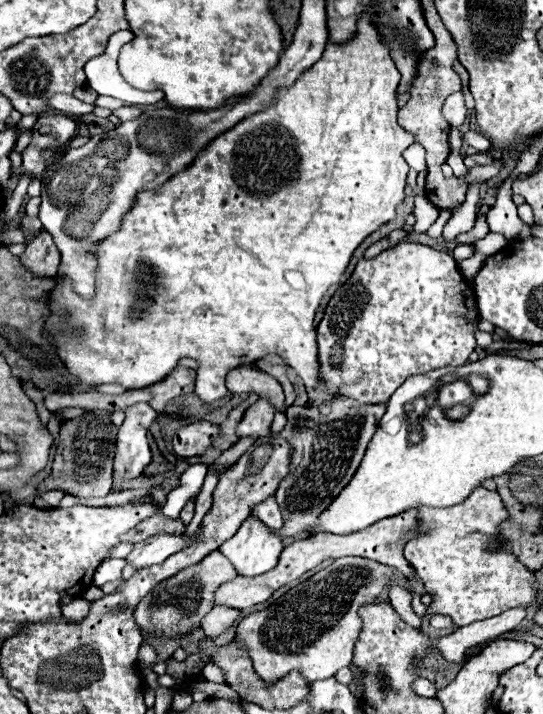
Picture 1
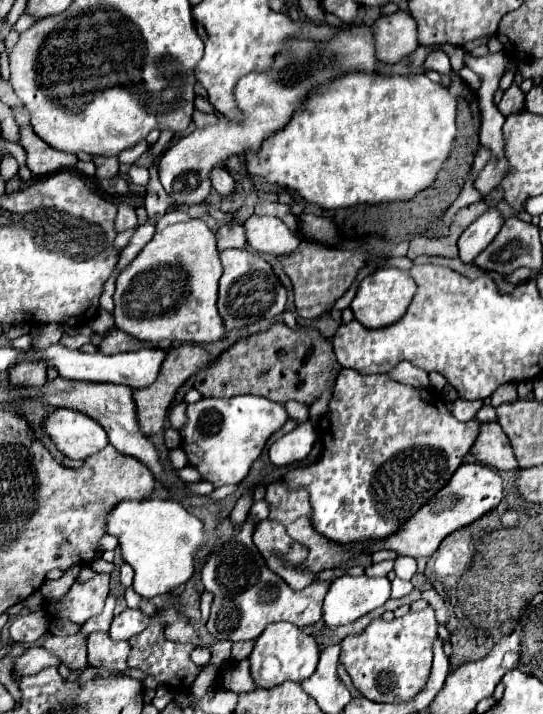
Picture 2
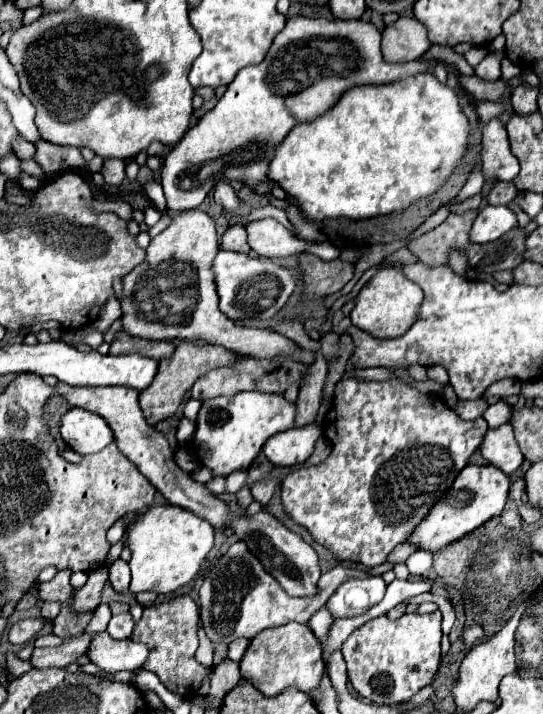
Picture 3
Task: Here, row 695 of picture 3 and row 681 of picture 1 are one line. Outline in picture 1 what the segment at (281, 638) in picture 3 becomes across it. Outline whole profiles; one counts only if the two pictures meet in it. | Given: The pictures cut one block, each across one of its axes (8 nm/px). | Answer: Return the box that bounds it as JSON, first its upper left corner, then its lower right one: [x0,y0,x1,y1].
[236,556,410,686]

